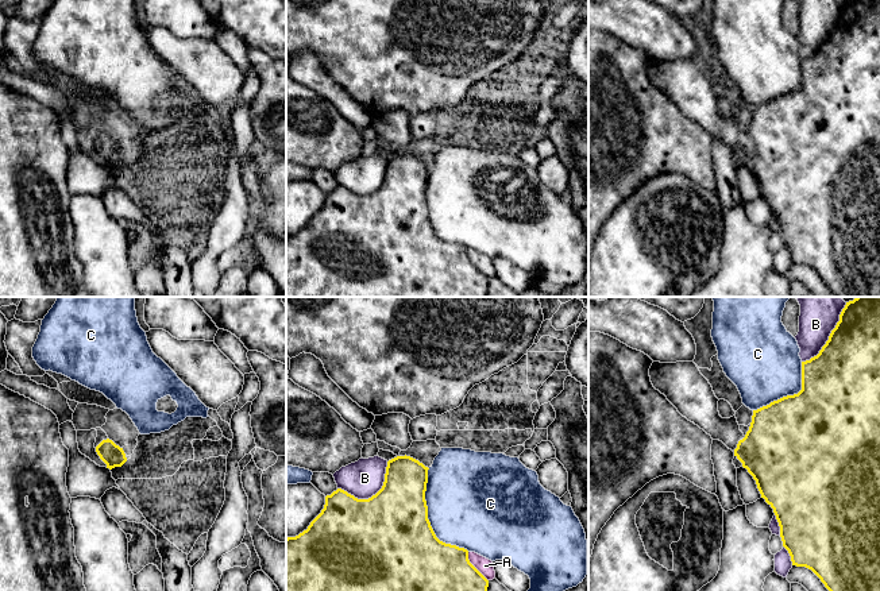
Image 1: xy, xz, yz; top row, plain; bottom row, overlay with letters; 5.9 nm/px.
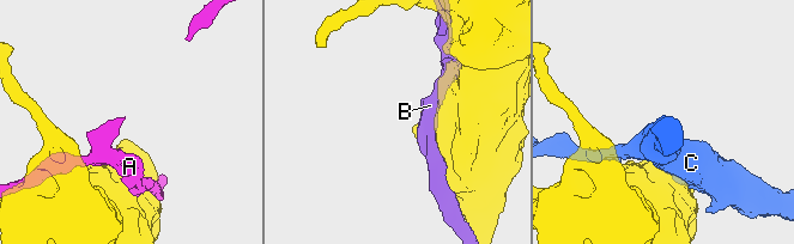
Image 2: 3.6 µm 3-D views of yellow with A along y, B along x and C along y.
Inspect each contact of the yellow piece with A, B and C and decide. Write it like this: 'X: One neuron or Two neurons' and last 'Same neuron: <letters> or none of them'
A: Two neurons
B: Two neurons
C: Two neurons
Same neuron: none of them

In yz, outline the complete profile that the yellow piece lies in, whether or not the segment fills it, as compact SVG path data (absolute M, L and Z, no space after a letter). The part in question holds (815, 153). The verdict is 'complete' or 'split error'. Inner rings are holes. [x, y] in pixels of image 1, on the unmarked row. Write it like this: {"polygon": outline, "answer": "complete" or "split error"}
{"polygon": "M846 0L840 19L819 51L802 59L802 88L753 108L752 120L745 132L740 128L736 112L730 116L719 113L719 97L694 59L653 59L649 74L653 85L664 92L683 115L703 127L713 138L722 139L753 174L761 196L773 206L783 244L788 248L792 263L811 267L835 297L880 297L880 0Z", "answer": "split error"}

